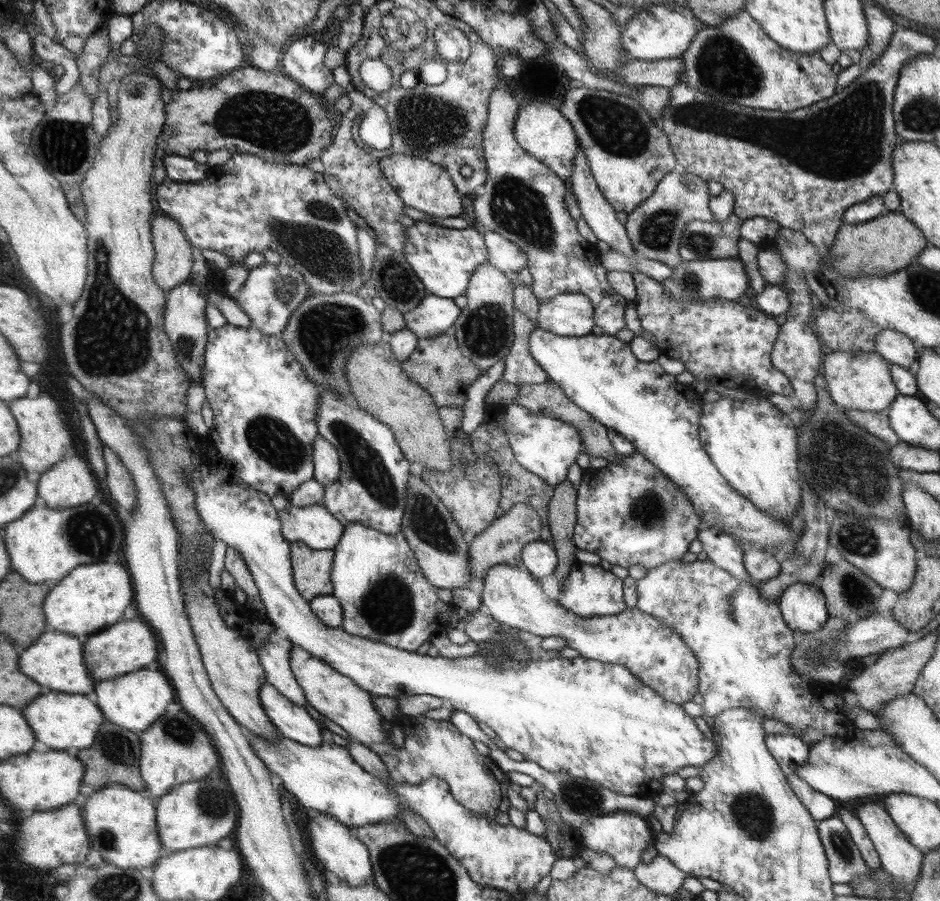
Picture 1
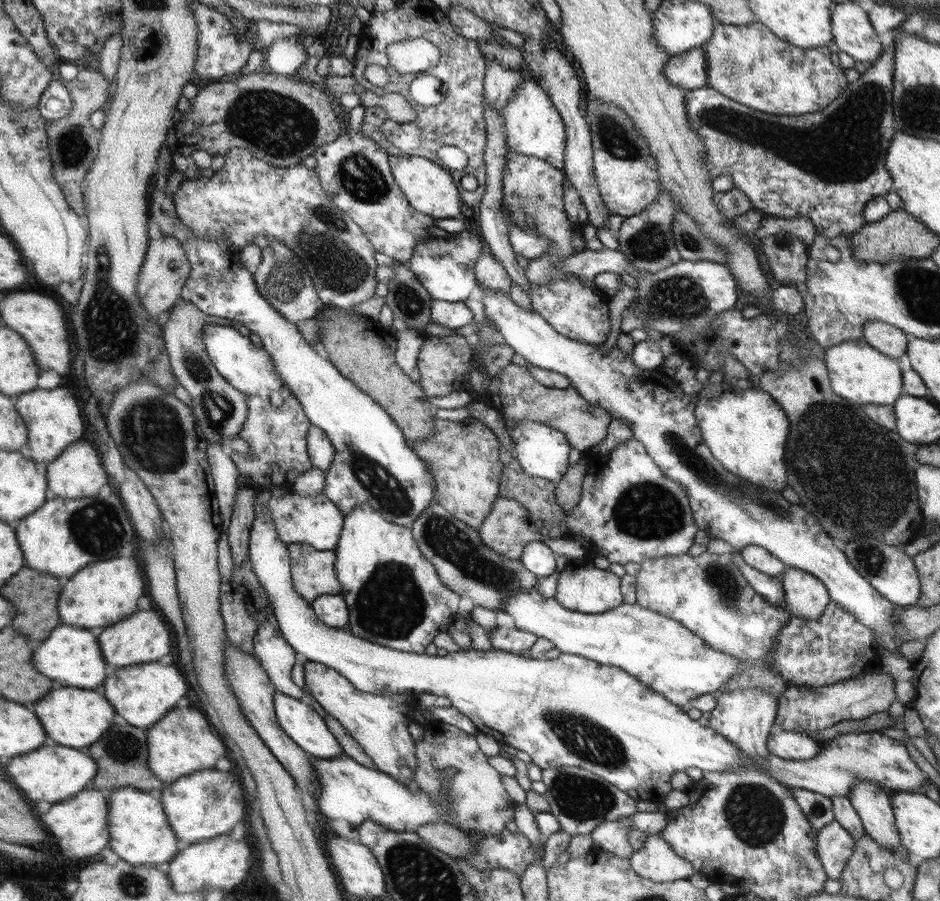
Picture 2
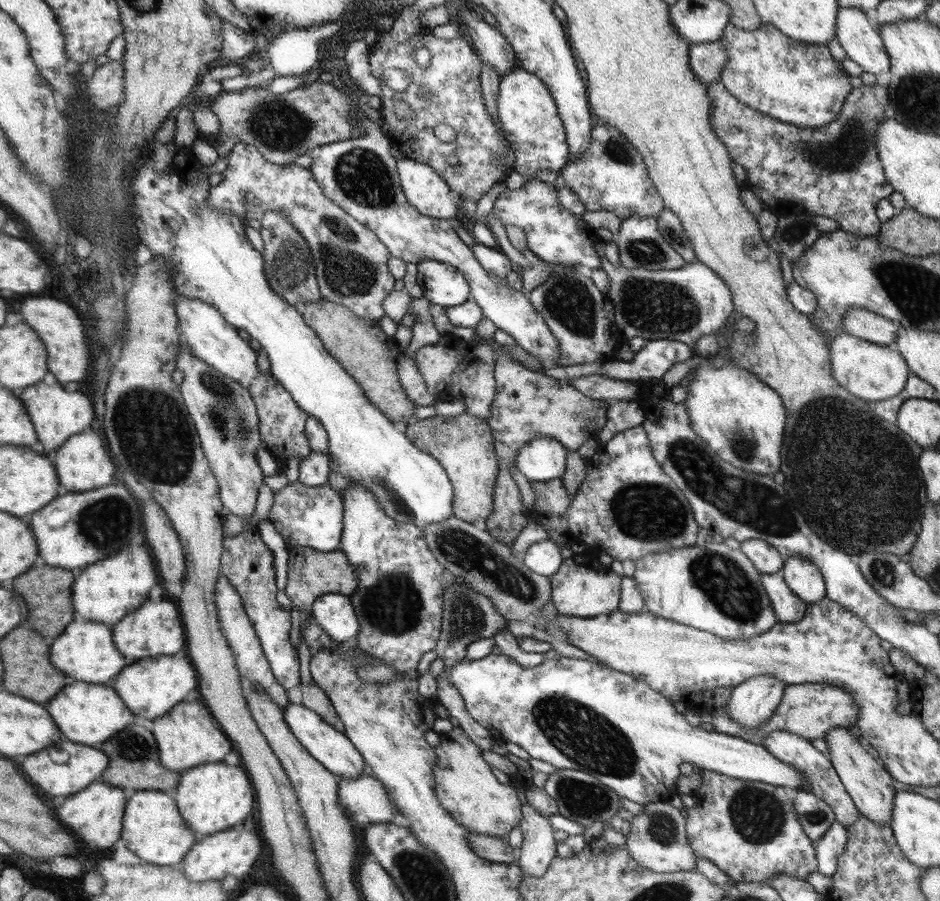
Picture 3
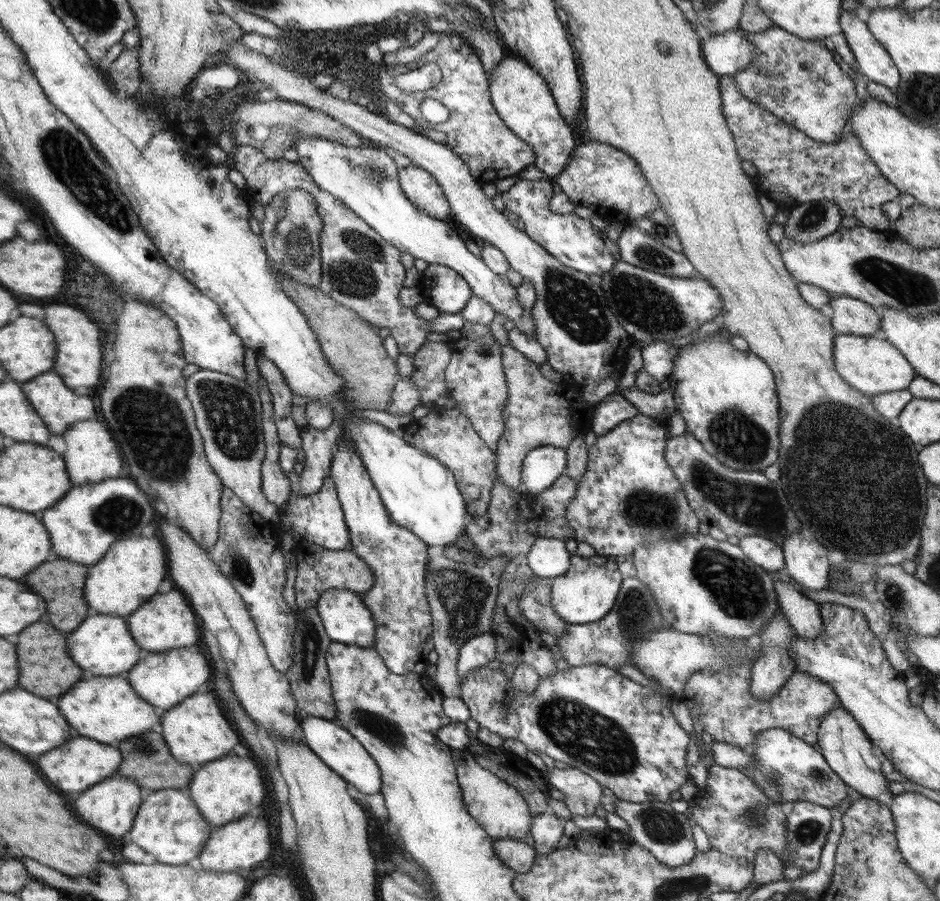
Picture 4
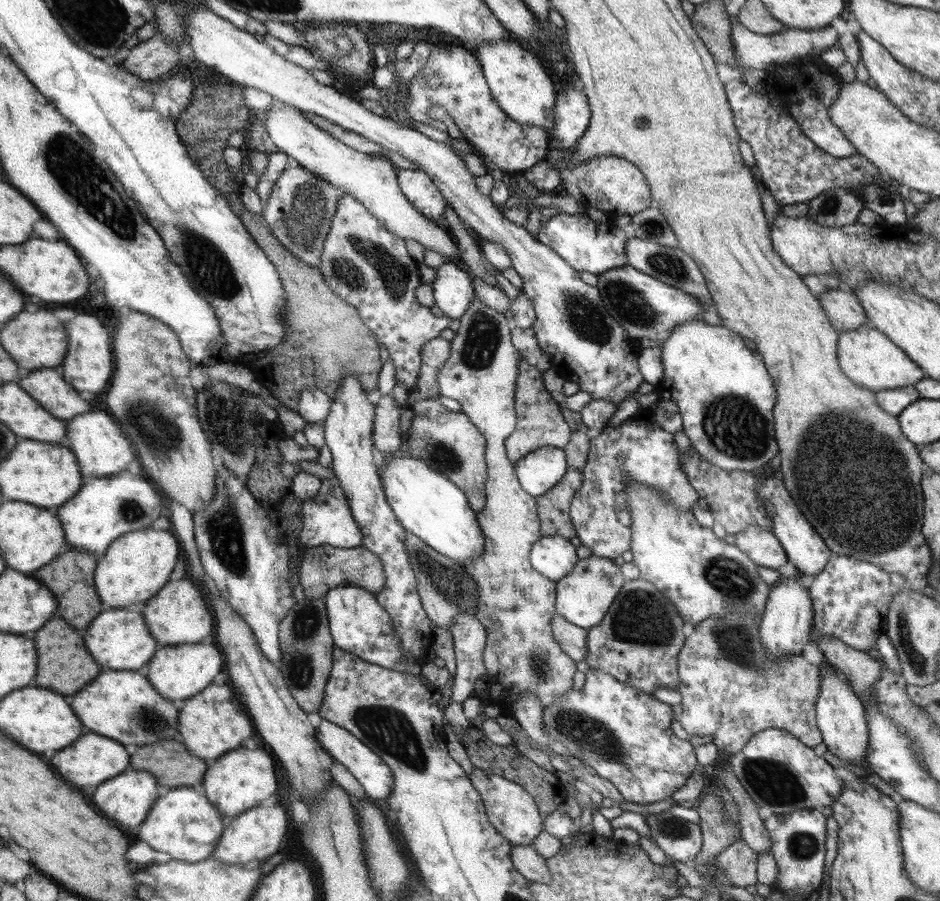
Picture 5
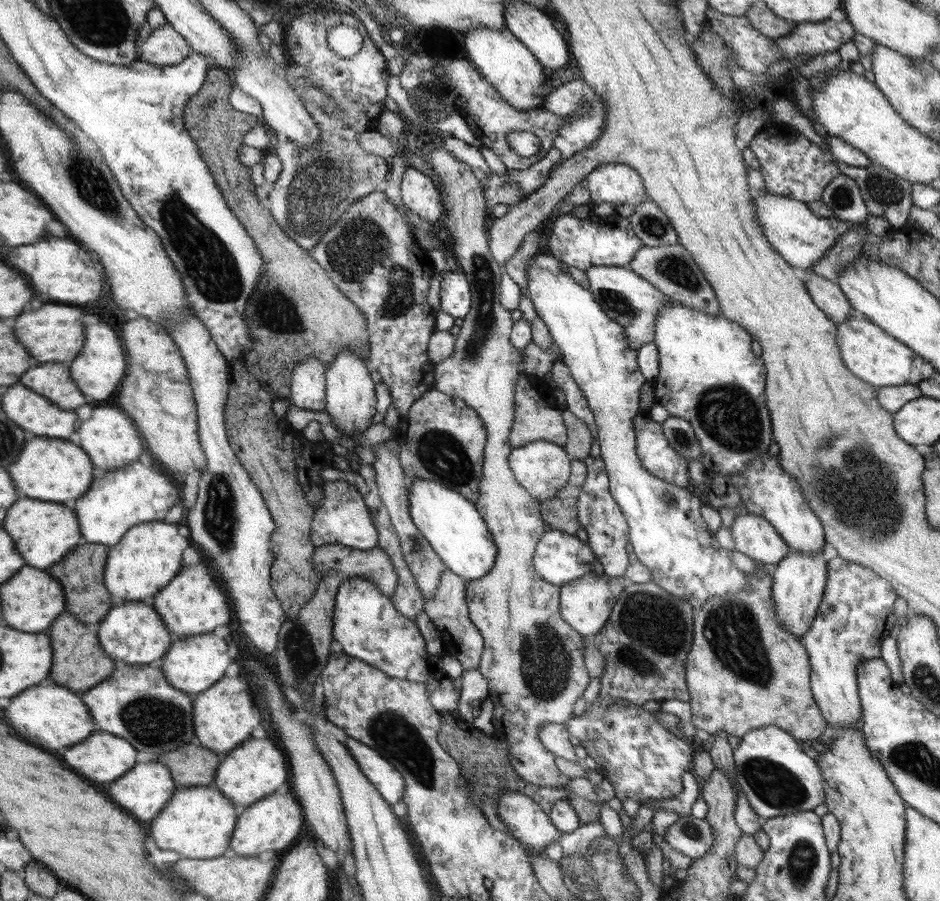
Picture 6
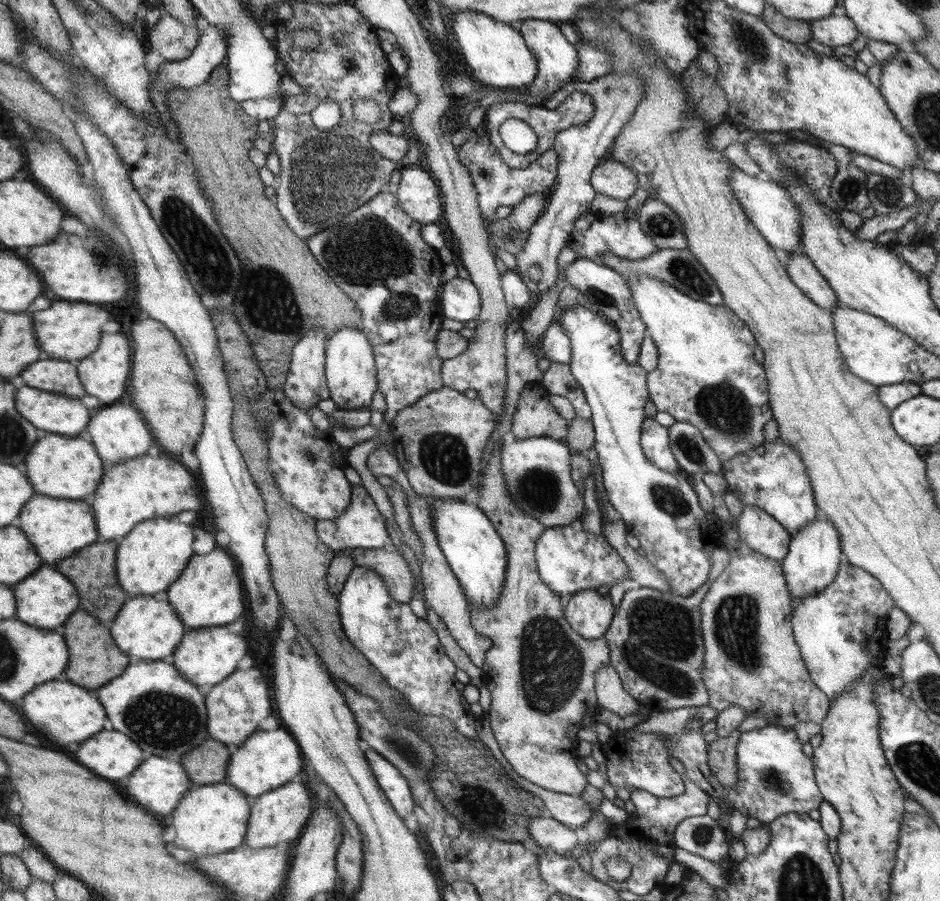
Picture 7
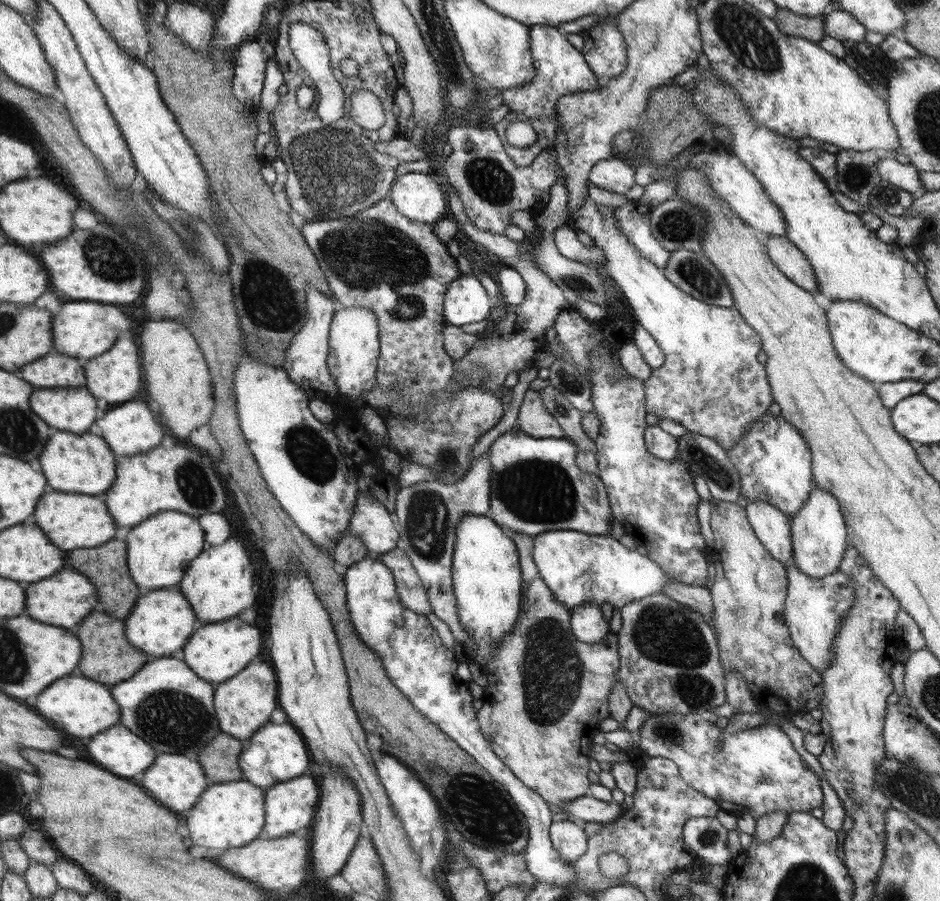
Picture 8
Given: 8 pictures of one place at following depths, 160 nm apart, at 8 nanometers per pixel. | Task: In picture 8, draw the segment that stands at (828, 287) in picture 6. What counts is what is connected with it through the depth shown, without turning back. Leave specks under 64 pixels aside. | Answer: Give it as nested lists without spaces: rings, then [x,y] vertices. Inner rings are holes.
[[[770,236],[768,239],[768,254],[772,262],[792,281],[796,286],[814,294],[819,290],[814,269],[806,255],[784,236]]]

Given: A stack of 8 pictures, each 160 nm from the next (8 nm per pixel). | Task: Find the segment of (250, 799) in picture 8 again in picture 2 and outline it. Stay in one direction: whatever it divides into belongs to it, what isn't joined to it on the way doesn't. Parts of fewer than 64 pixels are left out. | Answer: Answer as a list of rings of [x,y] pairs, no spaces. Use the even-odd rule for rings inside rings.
[[[133,786],[122,787],[108,792],[107,812],[110,850],[128,864],[164,868],[179,853],[179,839],[167,821],[162,798],[154,798],[147,791],[138,790]]]

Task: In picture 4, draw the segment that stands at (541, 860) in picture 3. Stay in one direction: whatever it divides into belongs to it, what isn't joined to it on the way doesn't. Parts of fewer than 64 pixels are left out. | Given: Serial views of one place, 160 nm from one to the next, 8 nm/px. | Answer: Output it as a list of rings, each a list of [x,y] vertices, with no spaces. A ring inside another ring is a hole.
[[[551,812],[532,815],[531,832],[534,839],[534,850],[540,854],[551,854],[565,842],[563,820]]]

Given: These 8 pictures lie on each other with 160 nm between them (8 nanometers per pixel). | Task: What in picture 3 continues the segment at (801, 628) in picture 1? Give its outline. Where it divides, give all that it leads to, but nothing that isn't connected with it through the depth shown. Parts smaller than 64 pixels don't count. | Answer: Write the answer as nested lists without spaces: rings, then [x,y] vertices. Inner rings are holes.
[[[801,557],[784,560],[780,576],[790,587],[792,593],[804,603],[812,605],[826,597],[825,580],[816,565]]]

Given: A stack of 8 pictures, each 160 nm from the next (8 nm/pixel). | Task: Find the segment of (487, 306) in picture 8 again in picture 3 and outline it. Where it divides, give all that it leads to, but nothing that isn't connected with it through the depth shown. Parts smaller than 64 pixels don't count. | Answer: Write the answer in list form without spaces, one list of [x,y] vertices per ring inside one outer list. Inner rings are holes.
[[[428,259],[417,263],[417,270],[417,285],[431,303],[446,308],[470,300],[470,283],[455,266]]]

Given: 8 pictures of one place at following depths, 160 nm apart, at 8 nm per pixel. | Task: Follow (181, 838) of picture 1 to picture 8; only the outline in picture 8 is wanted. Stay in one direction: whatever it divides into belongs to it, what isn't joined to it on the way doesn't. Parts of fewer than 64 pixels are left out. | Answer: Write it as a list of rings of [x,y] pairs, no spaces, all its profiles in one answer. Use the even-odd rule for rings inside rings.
[[[288,720],[282,724],[268,722],[245,743],[239,754],[239,767],[245,780],[267,790],[277,783],[302,776],[310,766],[310,755],[306,739],[292,723]]]

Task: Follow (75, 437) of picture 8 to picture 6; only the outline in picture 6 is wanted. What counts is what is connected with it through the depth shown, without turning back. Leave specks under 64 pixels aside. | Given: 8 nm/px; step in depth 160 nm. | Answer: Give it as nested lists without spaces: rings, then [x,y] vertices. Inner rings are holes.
[[[40,436],[24,444],[16,466],[8,466],[8,472],[12,474],[12,482],[22,497],[64,504],[72,504],[84,496],[97,475],[94,463],[83,447],[67,439]]]

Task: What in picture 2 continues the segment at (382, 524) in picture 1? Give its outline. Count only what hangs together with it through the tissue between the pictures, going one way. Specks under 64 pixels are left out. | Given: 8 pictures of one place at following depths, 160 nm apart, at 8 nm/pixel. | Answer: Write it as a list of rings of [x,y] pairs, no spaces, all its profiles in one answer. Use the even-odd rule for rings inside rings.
[[[164,184],[152,188],[152,214],[158,220],[162,233],[172,235],[183,243],[187,257],[191,261],[191,274],[184,285],[184,301],[193,302],[207,315],[238,320],[248,328],[260,346],[272,354],[275,369],[289,389],[299,398],[312,424],[321,428],[335,445],[335,460],[326,472],[326,488],[323,493],[343,511],[352,512],[357,504],[367,504],[379,511],[385,519],[400,526],[410,527],[419,514],[435,501],[432,473],[425,462],[415,453],[398,423],[366,391],[362,391],[351,379],[346,378],[335,367],[335,363],[322,350],[307,343],[300,333],[297,323],[288,322],[256,288],[255,275],[250,273],[240,259],[242,248],[235,248],[225,240],[202,240],[198,238],[175,213],[174,195],[167,195]]]

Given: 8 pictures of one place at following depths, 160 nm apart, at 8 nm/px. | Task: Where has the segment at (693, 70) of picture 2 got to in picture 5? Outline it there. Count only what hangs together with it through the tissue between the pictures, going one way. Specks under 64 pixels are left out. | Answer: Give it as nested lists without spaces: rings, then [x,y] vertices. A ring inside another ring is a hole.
[[[734,23],[731,28],[731,39],[733,42],[734,55],[736,55],[737,70],[741,75],[750,68],[754,70],[768,71],[777,64],[789,63],[790,60],[816,54],[820,56],[829,48],[838,46],[838,33],[831,26],[818,28],[816,30],[798,30],[797,28],[788,28],[778,34],[756,34],[748,30],[741,23]]]

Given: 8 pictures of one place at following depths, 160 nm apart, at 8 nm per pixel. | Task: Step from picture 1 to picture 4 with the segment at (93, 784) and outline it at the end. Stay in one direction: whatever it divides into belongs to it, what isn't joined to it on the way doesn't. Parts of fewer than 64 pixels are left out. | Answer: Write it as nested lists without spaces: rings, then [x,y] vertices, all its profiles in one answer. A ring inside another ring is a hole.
[[[155,731],[143,732],[118,742],[123,762],[116,770],[119,776],[132,779],[145,792],[162,789],[188,789],[194,777],[195,766],[178,762],[172,755],[163,735]]]

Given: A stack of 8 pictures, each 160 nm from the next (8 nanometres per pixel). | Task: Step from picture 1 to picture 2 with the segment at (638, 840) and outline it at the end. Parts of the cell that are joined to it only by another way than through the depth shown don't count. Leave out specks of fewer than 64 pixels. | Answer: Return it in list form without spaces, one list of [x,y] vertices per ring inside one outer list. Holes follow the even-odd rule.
[[[629,818],[604,821],[590,835],[596,848],[610,852],[620,858],[629,858],[635,852],[629,839],[632,827],[632,821]]]

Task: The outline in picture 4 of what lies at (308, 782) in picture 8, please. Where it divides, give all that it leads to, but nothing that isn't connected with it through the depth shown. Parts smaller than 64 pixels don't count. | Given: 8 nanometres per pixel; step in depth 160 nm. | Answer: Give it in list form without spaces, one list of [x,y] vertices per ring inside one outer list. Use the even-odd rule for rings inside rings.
[[[244,816],[238,822],[215,828],[211,832],[207,844],[204,845],[198,860],[204,870],[210,872],[236,872],[236,868],[254,868],[262,860],[266,860],[272,852],[272,828],[266,818]]]

